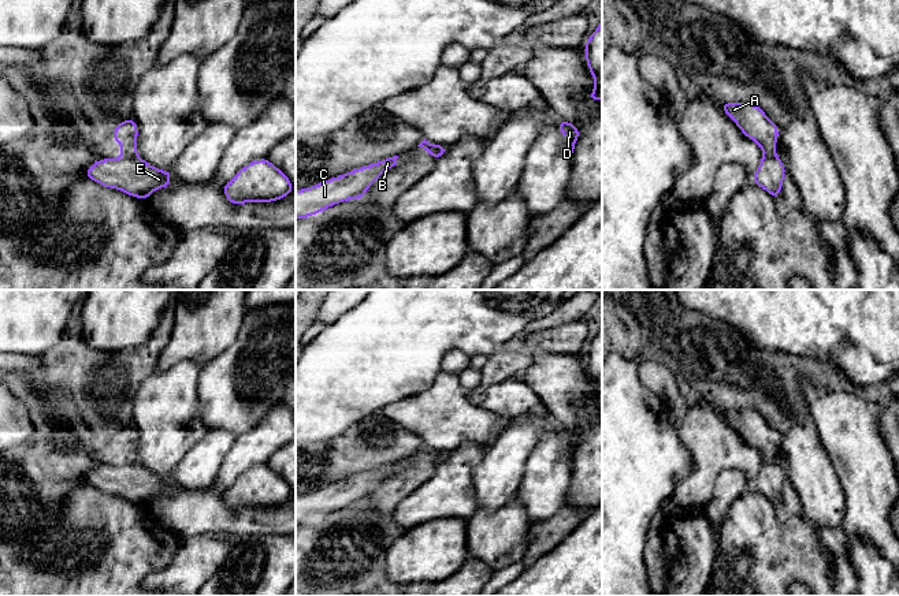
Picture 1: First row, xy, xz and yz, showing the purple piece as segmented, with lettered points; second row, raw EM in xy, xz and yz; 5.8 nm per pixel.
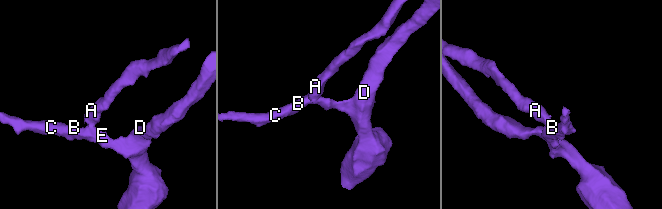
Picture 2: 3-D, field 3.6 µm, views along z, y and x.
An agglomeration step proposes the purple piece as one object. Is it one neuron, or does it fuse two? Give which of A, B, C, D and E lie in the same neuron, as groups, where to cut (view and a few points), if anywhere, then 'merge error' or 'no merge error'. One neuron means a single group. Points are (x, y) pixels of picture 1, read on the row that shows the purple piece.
groups A / B C D E; cut xy (136, 155), (121, 159); merge error

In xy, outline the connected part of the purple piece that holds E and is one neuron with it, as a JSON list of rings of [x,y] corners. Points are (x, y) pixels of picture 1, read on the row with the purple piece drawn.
[[[138,156],[101,159],[86,170],[85,178],[142,200],[160,187],[171,186],[170,171],[157,170]]]

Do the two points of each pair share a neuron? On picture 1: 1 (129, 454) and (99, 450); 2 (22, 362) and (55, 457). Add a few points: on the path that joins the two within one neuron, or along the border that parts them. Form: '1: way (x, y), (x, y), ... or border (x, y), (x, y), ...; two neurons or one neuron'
1: way (122, 450), (106, 450); one neuron
2: border (40, 369), (14, 372); two neurons

